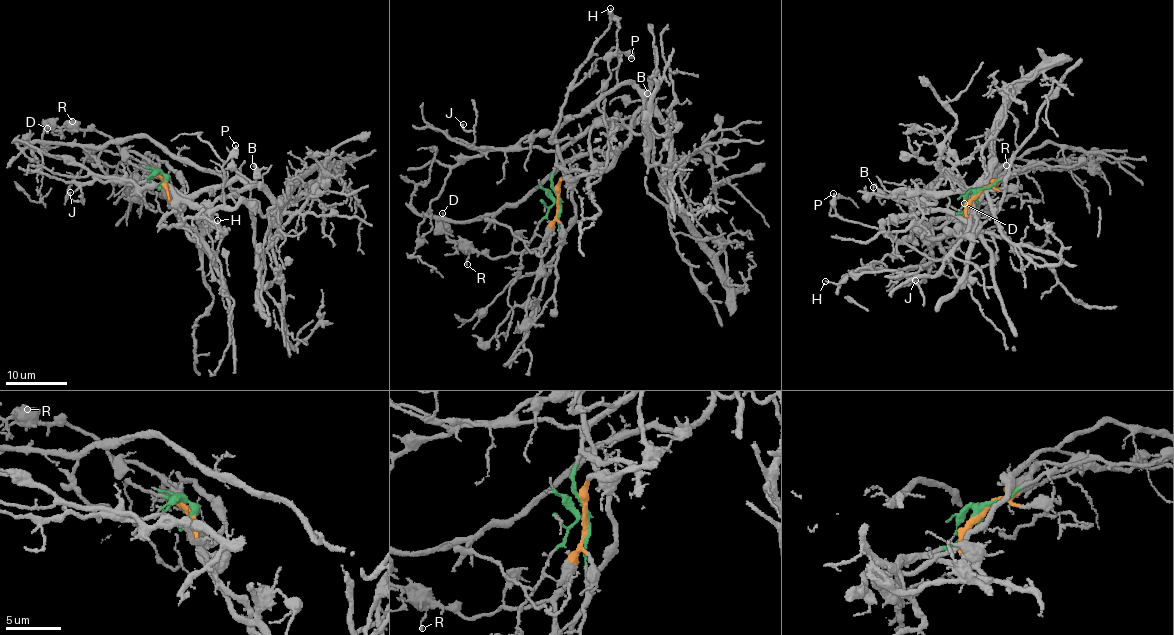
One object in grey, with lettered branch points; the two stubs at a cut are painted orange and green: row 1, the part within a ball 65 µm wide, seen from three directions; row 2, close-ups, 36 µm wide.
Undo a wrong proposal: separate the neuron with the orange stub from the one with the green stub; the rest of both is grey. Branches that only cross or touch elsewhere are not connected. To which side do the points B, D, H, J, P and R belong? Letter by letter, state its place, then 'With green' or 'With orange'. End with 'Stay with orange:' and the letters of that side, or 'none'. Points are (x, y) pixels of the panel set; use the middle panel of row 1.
B: Place: (647, 93). With green
D: Place: (442, 213). With orange
H: Place: (610, 8). With green
J: Place: (463, 124). With green
P: Place: (631, 58). With green
R: Place: (467, 264). With orange
Stay with orange: D, R

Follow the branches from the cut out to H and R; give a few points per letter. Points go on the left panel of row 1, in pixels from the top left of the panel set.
H: (166, 180), (160, 187), (170, 197), (164, 194), (163, 185), (224, 231), (218, 220)
R: (166, 180), (161, 176), (161, 170), (146, 158), (124, 151), (101, 133), (82, 130), (73, 121)

